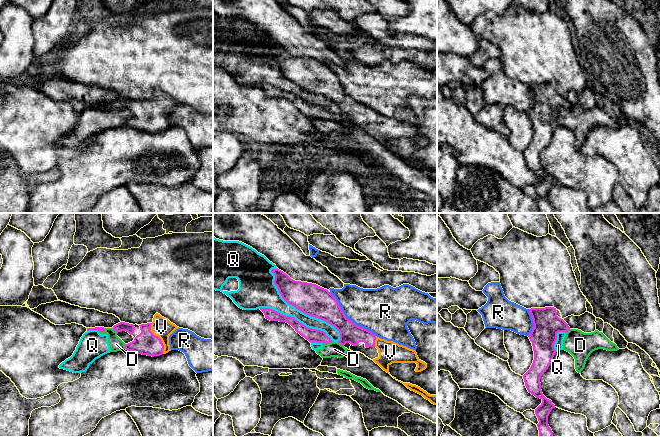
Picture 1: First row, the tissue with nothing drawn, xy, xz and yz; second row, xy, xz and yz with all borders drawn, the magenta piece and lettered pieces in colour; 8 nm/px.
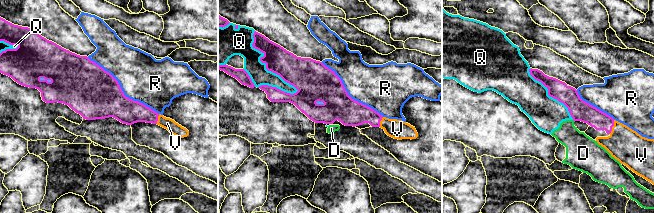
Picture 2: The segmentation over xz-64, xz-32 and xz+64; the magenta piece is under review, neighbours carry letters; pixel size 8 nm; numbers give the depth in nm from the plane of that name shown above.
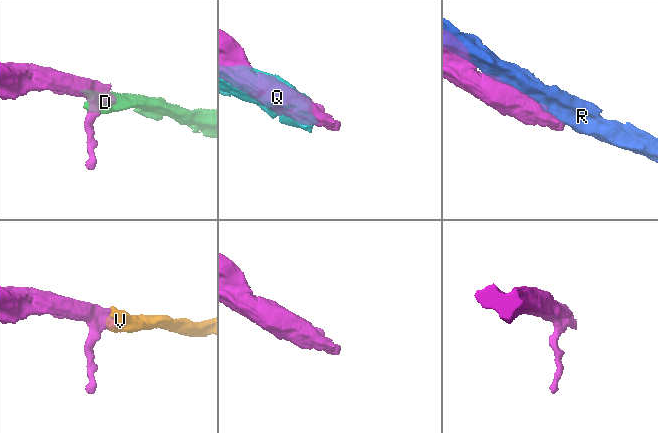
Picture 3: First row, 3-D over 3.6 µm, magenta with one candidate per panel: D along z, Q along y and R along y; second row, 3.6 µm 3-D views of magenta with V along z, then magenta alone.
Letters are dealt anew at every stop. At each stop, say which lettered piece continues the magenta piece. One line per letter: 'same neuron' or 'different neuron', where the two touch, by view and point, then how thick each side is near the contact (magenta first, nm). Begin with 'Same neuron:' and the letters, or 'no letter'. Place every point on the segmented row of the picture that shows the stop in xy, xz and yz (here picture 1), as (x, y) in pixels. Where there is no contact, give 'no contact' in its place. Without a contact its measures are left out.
Same neuron: V
D: different neuron; contact xz (327, 343); calibres 110 and 130 nm
Q: different neuron; contact xz (300, 310); calibres 260 and 150 nm
R: different neuron; contact xz (348, 319); calibres 240 and 360 nm
V: same neuron; contact xy (159, 338); calibres 190 and 160 nm

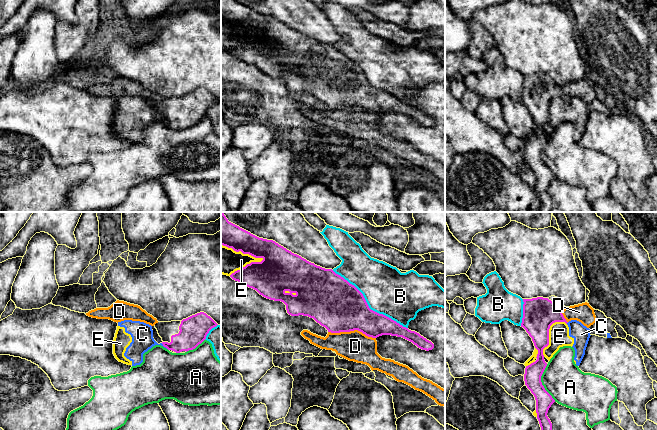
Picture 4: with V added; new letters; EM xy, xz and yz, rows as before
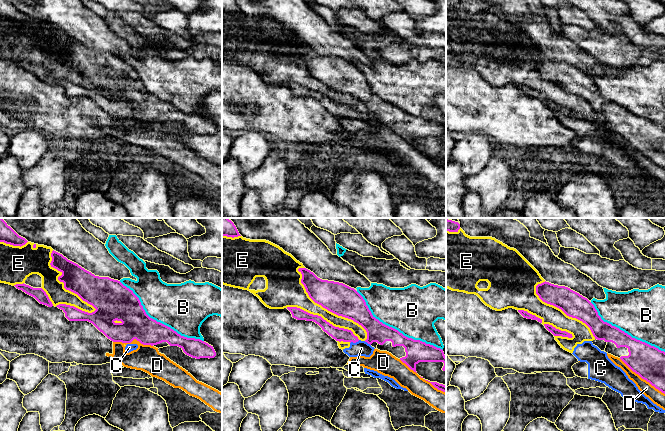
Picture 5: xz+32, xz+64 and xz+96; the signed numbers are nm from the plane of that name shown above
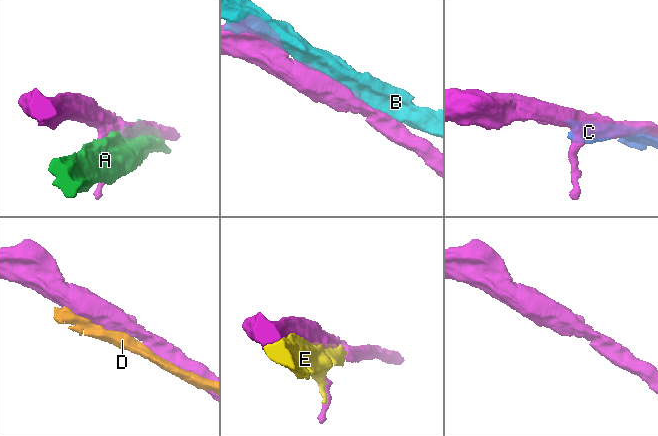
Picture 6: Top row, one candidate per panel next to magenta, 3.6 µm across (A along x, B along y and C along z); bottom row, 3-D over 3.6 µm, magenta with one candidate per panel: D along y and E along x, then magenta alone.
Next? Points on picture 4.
Same neuron: no letter
A: different neuron; contact yz (541, 383); calibres 140 and 320 nm
B: different neuron; contact xz (367, 305); calibres 400 and 380 nm
C: different neuron; contact xy (164, 346); calibres 200 and 180 nm
D: different neuron; contact xz (352, 330); calibres 400 and 240 nm
E: different neuron; contact xz (242, 252); calibres 240 and 220 nm

